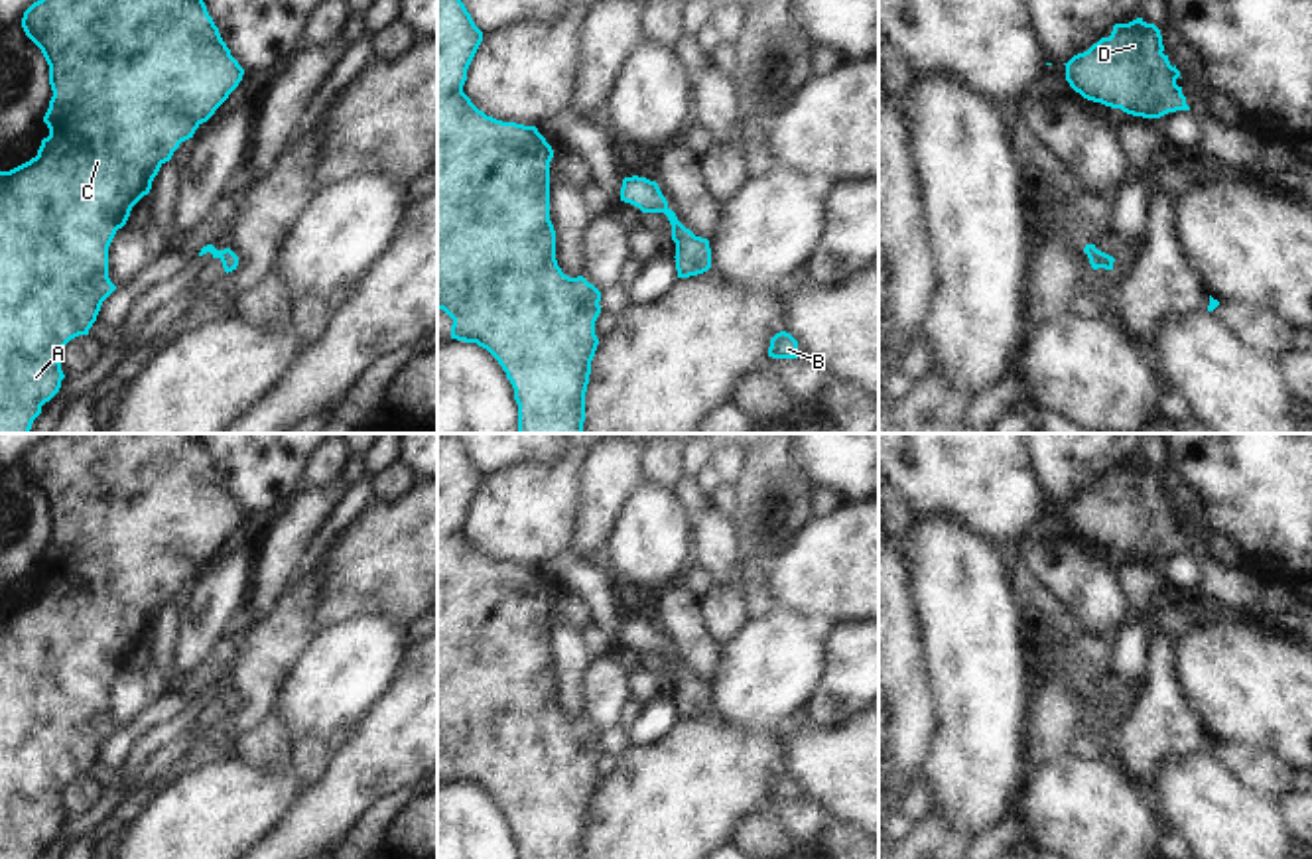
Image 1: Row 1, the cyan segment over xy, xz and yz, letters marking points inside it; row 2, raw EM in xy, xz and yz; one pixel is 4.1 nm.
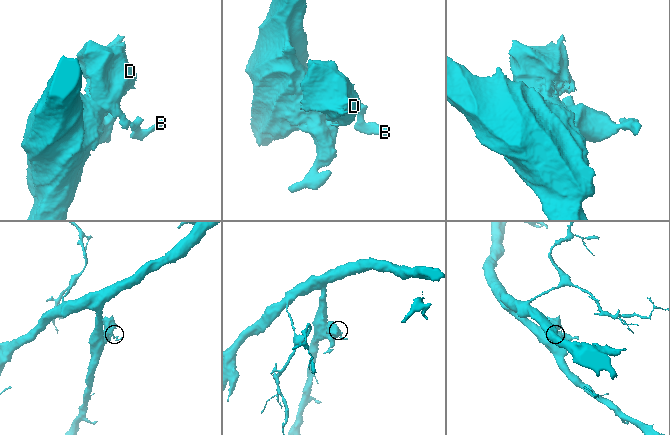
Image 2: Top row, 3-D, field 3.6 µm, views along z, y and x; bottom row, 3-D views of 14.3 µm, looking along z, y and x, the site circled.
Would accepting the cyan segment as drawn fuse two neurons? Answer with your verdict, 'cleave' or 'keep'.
keep

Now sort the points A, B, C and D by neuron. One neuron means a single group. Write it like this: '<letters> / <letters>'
A B C D

